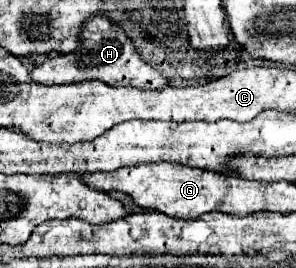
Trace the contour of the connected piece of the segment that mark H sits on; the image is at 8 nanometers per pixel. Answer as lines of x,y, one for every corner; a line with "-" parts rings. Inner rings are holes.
92,18
92,22
84,24
84,30
90,32
90,40
70,54
60,54
56,58
46,60
42,66
32,70
32,80
52,86
52,84
74,84
84,80
102,80
110,86
136,86
140,90
162,90
170,86
170,80
162,76
160,70
148,64
148,60
134,48
134,42
124,34
122,28
110,24
106,18

